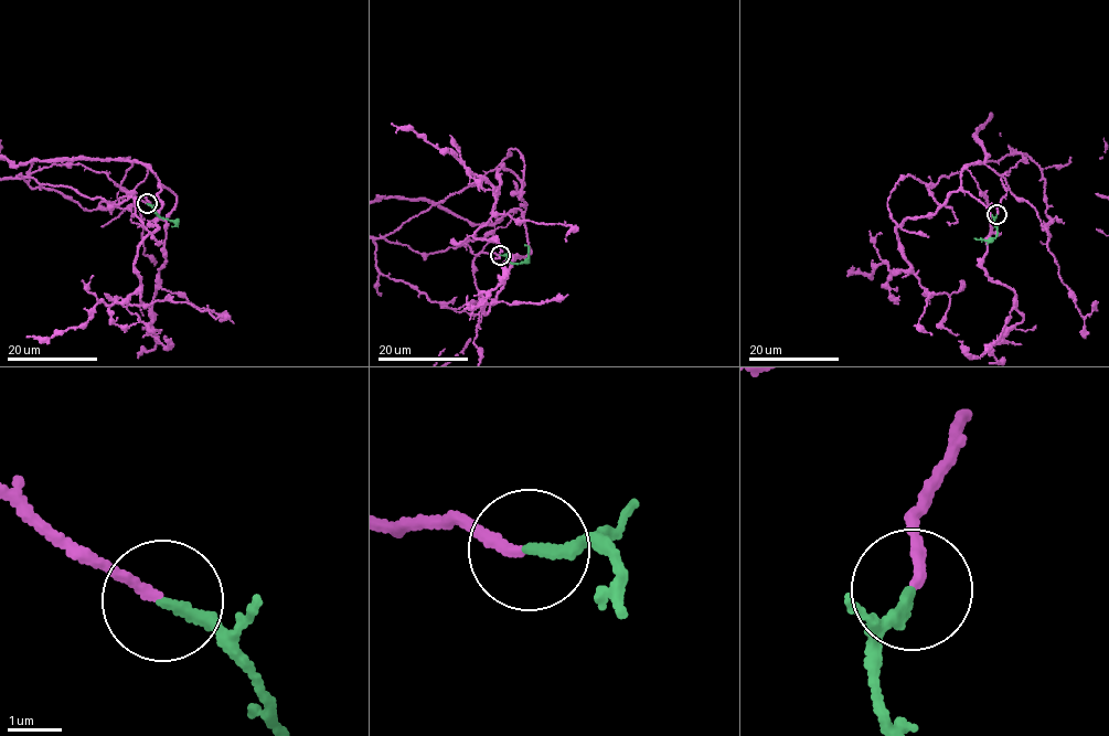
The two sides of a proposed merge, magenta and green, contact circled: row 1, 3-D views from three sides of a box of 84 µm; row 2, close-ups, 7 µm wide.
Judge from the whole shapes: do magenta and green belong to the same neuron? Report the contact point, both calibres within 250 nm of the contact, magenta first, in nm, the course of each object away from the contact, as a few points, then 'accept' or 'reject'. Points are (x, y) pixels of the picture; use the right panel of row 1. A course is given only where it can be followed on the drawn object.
(996, 214) | 180/180 nm | magenta via (996, 214), (1023, 155), (994, 115), (973, 138), (984, 162), (896, 228), (909, 269), (850, 263) | green via (996, 214), (995, 237), (974, 237) | accept

